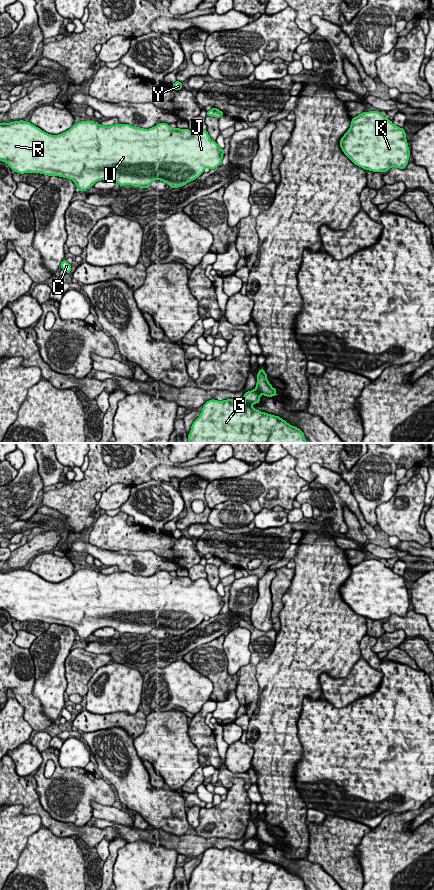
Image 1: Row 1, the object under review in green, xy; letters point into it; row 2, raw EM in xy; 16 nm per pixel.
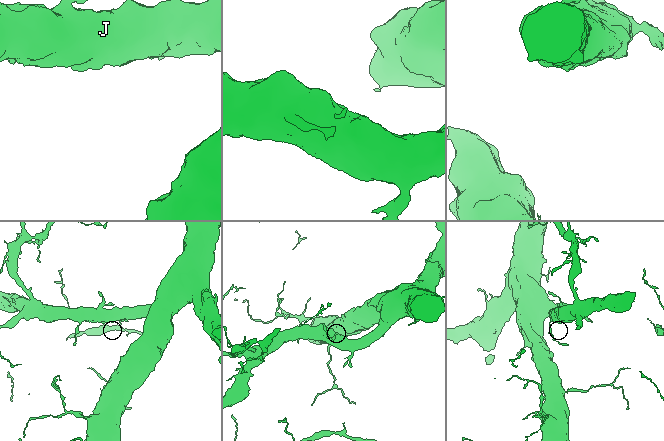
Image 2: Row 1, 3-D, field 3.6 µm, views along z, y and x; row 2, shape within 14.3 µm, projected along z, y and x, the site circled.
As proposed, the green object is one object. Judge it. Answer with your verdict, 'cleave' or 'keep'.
keep

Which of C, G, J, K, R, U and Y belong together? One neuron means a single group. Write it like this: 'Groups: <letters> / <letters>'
Groups: C G J K R U Y

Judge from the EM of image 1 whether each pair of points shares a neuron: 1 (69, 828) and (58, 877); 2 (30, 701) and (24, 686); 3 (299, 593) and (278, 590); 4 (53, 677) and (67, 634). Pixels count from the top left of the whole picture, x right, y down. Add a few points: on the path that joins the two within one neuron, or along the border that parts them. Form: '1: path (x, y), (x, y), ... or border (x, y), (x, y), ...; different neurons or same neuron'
1: border (45, 828), (48, 828), (57, 836), (71, 837); different neurons
2: path (26, 697), (24, 690); same neuron
3: border (294, 569), (278, 613); different neurons
4: path (53, 666), (53, 648), (56, 645); same neuron

